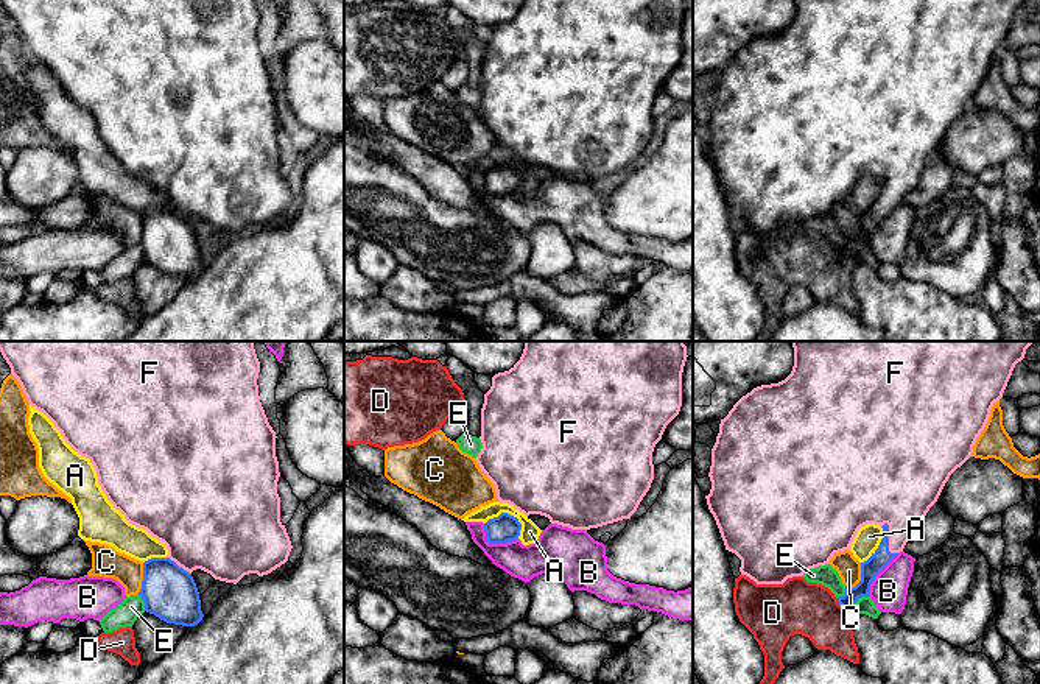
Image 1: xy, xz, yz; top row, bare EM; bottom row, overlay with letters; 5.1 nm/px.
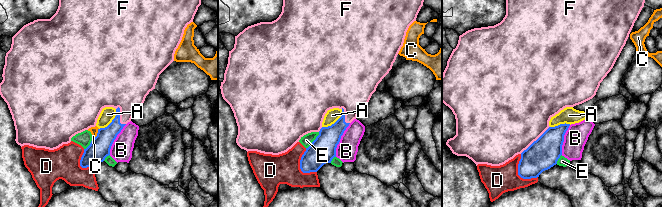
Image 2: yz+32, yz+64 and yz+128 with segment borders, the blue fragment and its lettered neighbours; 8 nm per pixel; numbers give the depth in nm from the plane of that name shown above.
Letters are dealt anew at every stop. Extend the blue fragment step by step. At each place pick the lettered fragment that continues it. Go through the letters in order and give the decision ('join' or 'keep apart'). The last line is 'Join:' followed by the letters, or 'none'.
A: keep apart
B: keep apart
C: keep apart
D: keep apart
E: keep apart
F: join
Join: F

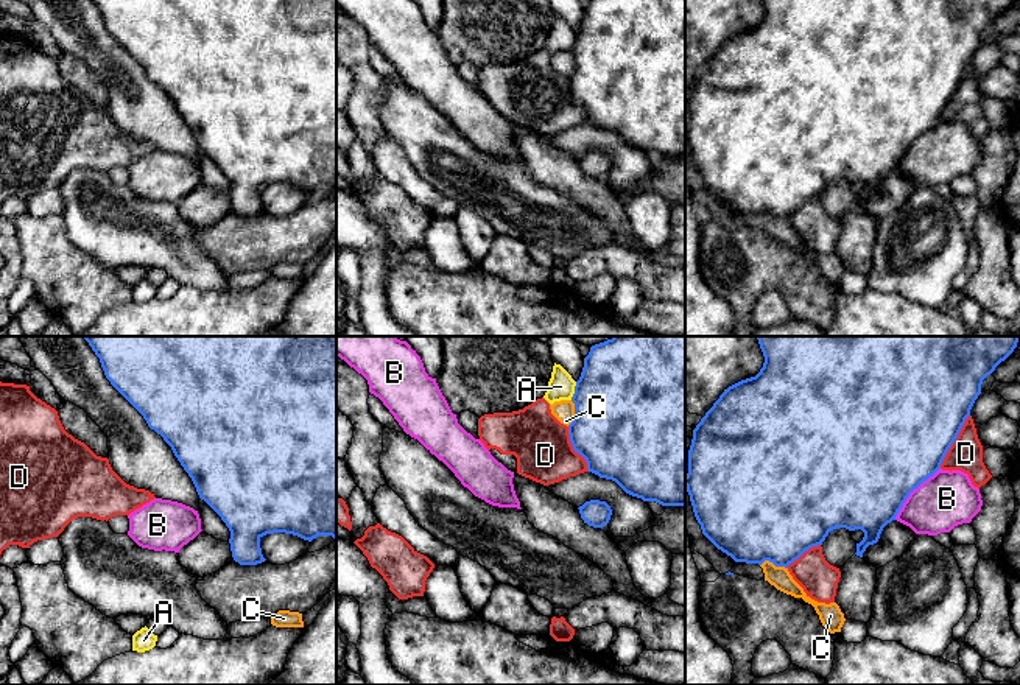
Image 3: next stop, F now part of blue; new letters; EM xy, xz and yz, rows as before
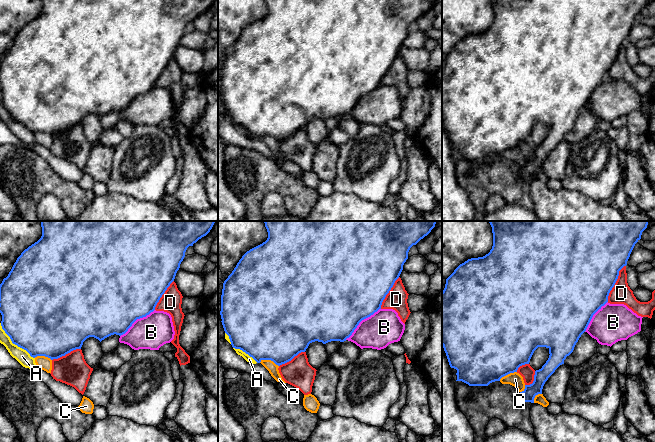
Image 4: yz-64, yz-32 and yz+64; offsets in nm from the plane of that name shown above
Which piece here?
A: keep apart
B: keep apart
C: keep apart
D: keep apart
Join: none

